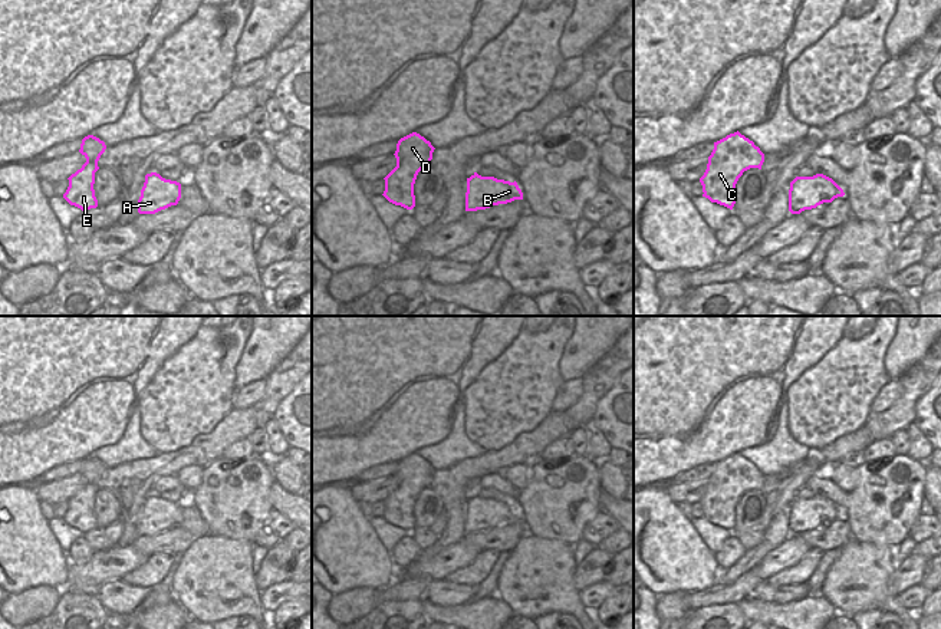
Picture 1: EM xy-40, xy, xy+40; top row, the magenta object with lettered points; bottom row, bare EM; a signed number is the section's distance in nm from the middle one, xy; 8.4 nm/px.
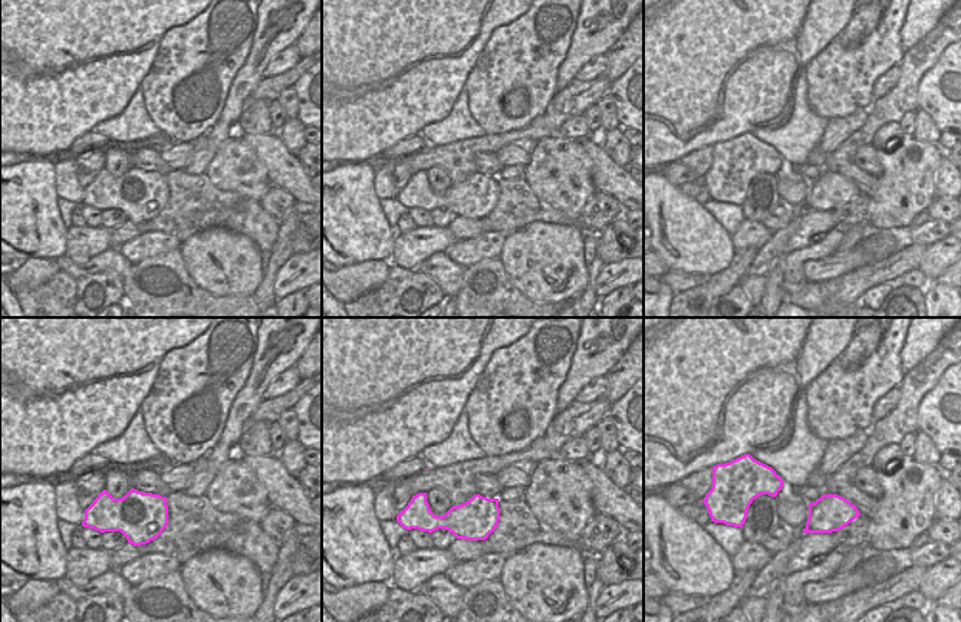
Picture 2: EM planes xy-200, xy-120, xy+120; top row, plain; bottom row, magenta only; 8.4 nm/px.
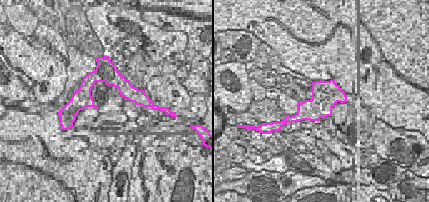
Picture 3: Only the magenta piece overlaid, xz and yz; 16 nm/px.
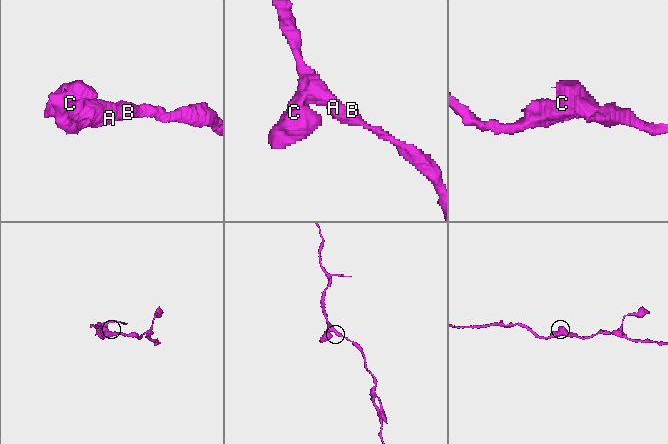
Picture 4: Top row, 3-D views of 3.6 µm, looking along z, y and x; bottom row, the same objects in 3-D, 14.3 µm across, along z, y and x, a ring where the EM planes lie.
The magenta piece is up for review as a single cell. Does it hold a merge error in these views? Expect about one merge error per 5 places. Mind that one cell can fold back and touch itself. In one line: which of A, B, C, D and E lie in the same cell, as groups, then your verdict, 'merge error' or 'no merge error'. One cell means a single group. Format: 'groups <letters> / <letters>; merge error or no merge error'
groups A B C D E; no merge error

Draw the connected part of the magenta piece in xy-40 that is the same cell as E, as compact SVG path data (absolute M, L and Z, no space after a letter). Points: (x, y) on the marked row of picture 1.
M88 135L82 139L79 152L86 158L86 162L68 178L69 187L63 194L63 198L70 205L75 205L82 211L98 207L93 184L95 172L99 169L98 161L105 149L105 142L93 135Z

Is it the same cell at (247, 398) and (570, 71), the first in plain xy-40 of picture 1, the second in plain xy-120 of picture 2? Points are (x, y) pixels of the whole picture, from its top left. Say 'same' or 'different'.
different

